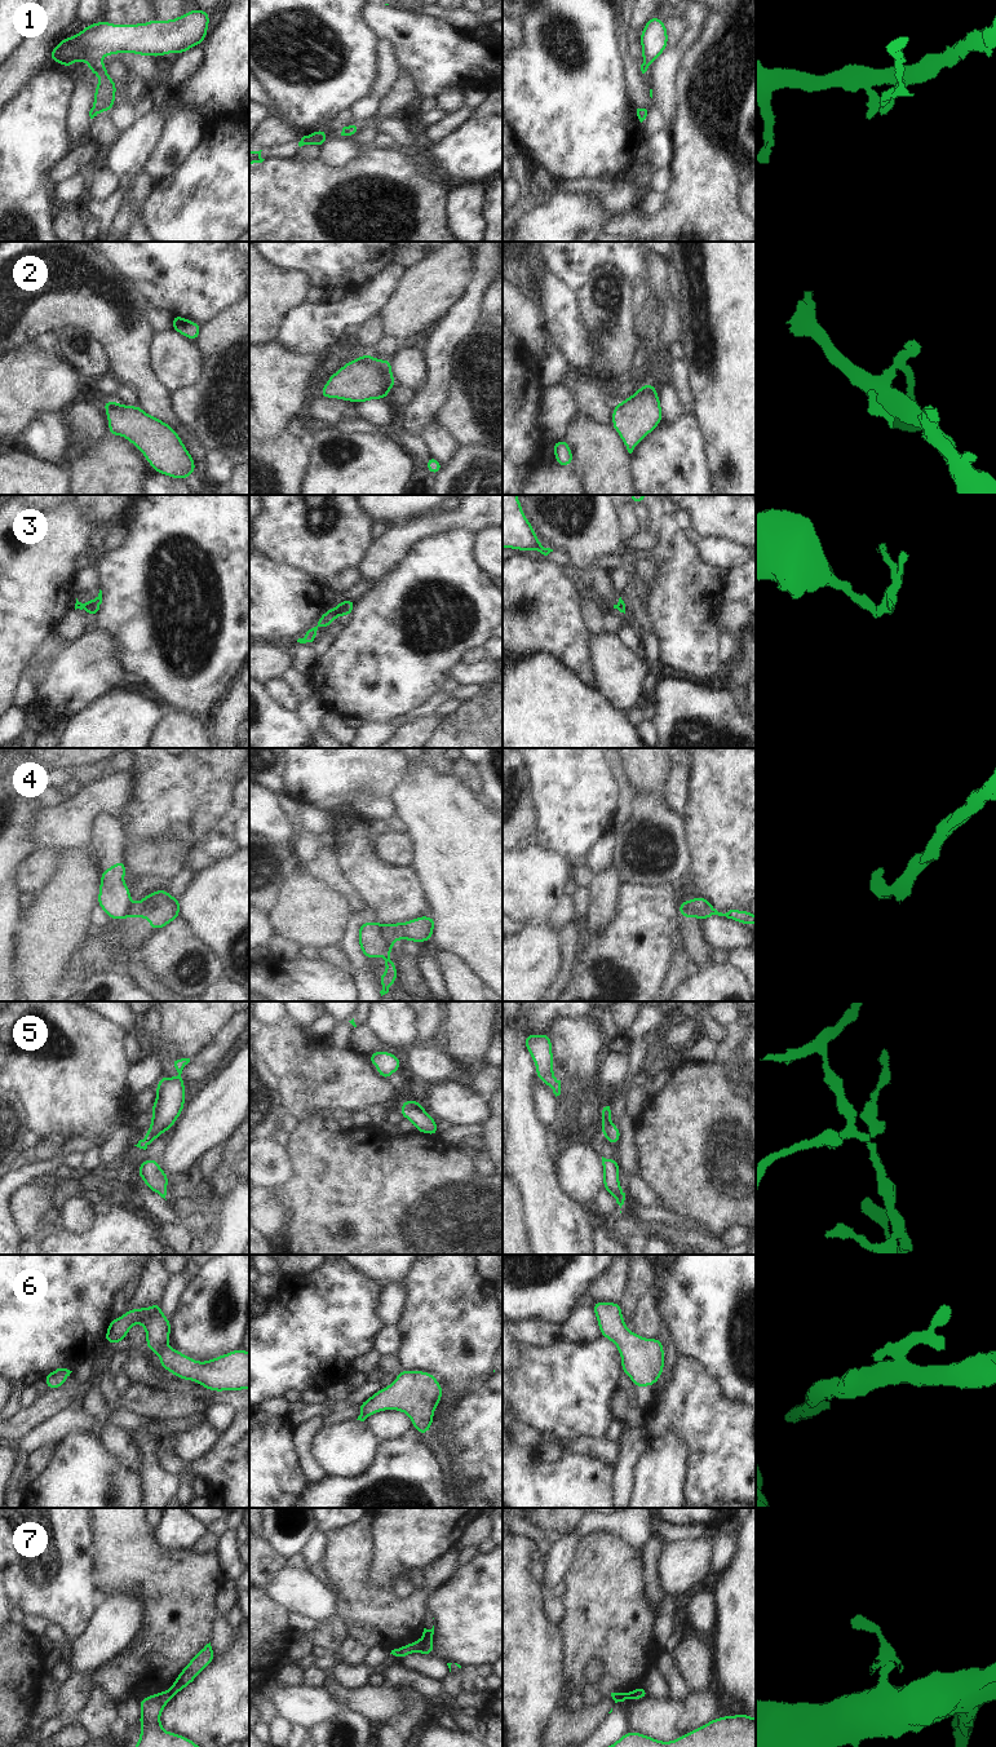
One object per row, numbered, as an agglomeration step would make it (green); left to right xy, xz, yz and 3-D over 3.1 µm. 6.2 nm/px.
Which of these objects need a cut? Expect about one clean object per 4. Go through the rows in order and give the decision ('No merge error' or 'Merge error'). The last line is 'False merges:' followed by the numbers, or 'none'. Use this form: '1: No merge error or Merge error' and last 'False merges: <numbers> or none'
1: No merge error
2: Merge error
3: Merge error
4: Merge error
5: Merge error
6: No merge error
7: Merge error
False merges: 2, 3, 4, 5, 7.

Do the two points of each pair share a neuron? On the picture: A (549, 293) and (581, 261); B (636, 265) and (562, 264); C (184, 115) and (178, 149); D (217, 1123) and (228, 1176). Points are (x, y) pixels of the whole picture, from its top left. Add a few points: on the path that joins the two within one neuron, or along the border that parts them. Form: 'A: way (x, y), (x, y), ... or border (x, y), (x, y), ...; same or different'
A: border (541, 257), (545, 268), (575, 293); different
B: way (618, 255), (579, 255); same
C: way (184, 123), (178, 141); same
D: border (235, 1128), (222, 1145); different

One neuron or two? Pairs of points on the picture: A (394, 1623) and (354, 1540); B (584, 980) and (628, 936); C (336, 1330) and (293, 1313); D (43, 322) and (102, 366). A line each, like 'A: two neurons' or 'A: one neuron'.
A: one neuron
B: one neuron
C: one neuron
D: two neurons

